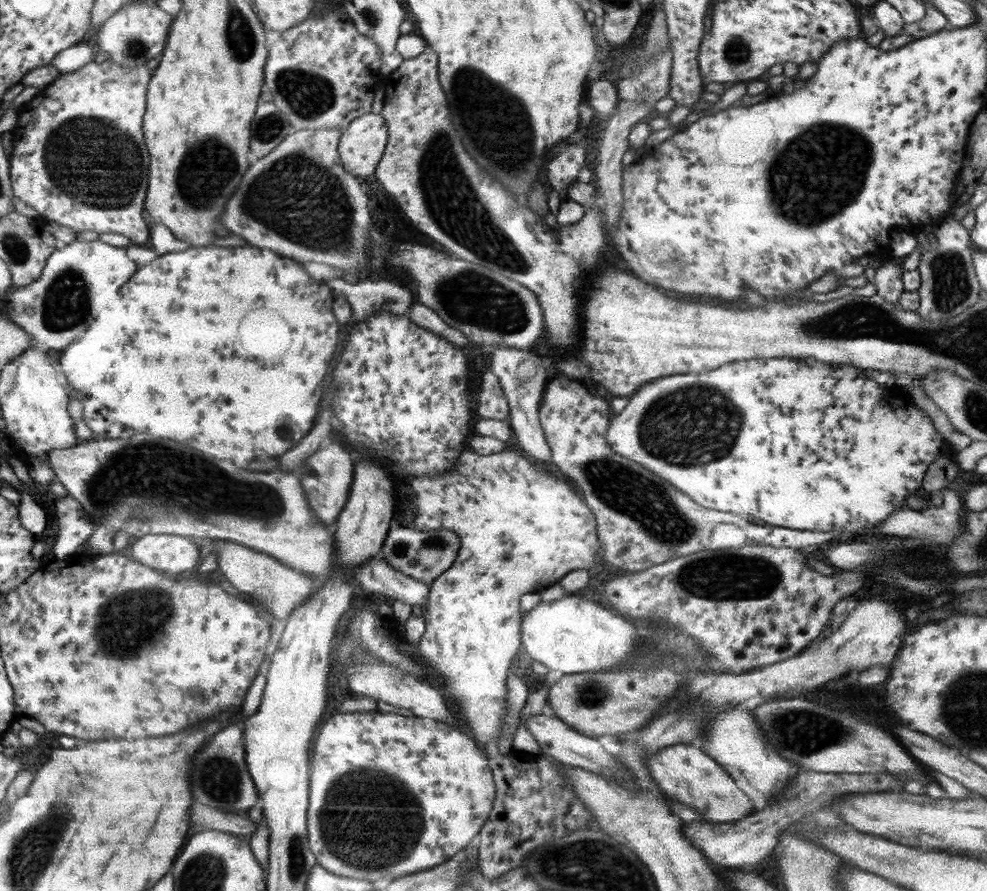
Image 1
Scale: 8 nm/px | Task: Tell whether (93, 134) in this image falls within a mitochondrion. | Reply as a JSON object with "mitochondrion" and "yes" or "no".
{"mitochondrion":"yes"}

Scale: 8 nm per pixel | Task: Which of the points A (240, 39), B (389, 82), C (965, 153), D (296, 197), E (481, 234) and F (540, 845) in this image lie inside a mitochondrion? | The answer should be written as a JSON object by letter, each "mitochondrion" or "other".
{"A":"mitochondrion","B":"other","C":"other","D":"mitochondrion","E":"mitochondrion","F":"other"}

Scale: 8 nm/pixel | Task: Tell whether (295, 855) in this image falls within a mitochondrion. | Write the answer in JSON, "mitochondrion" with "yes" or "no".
{"mitochondrion":"yes"}

